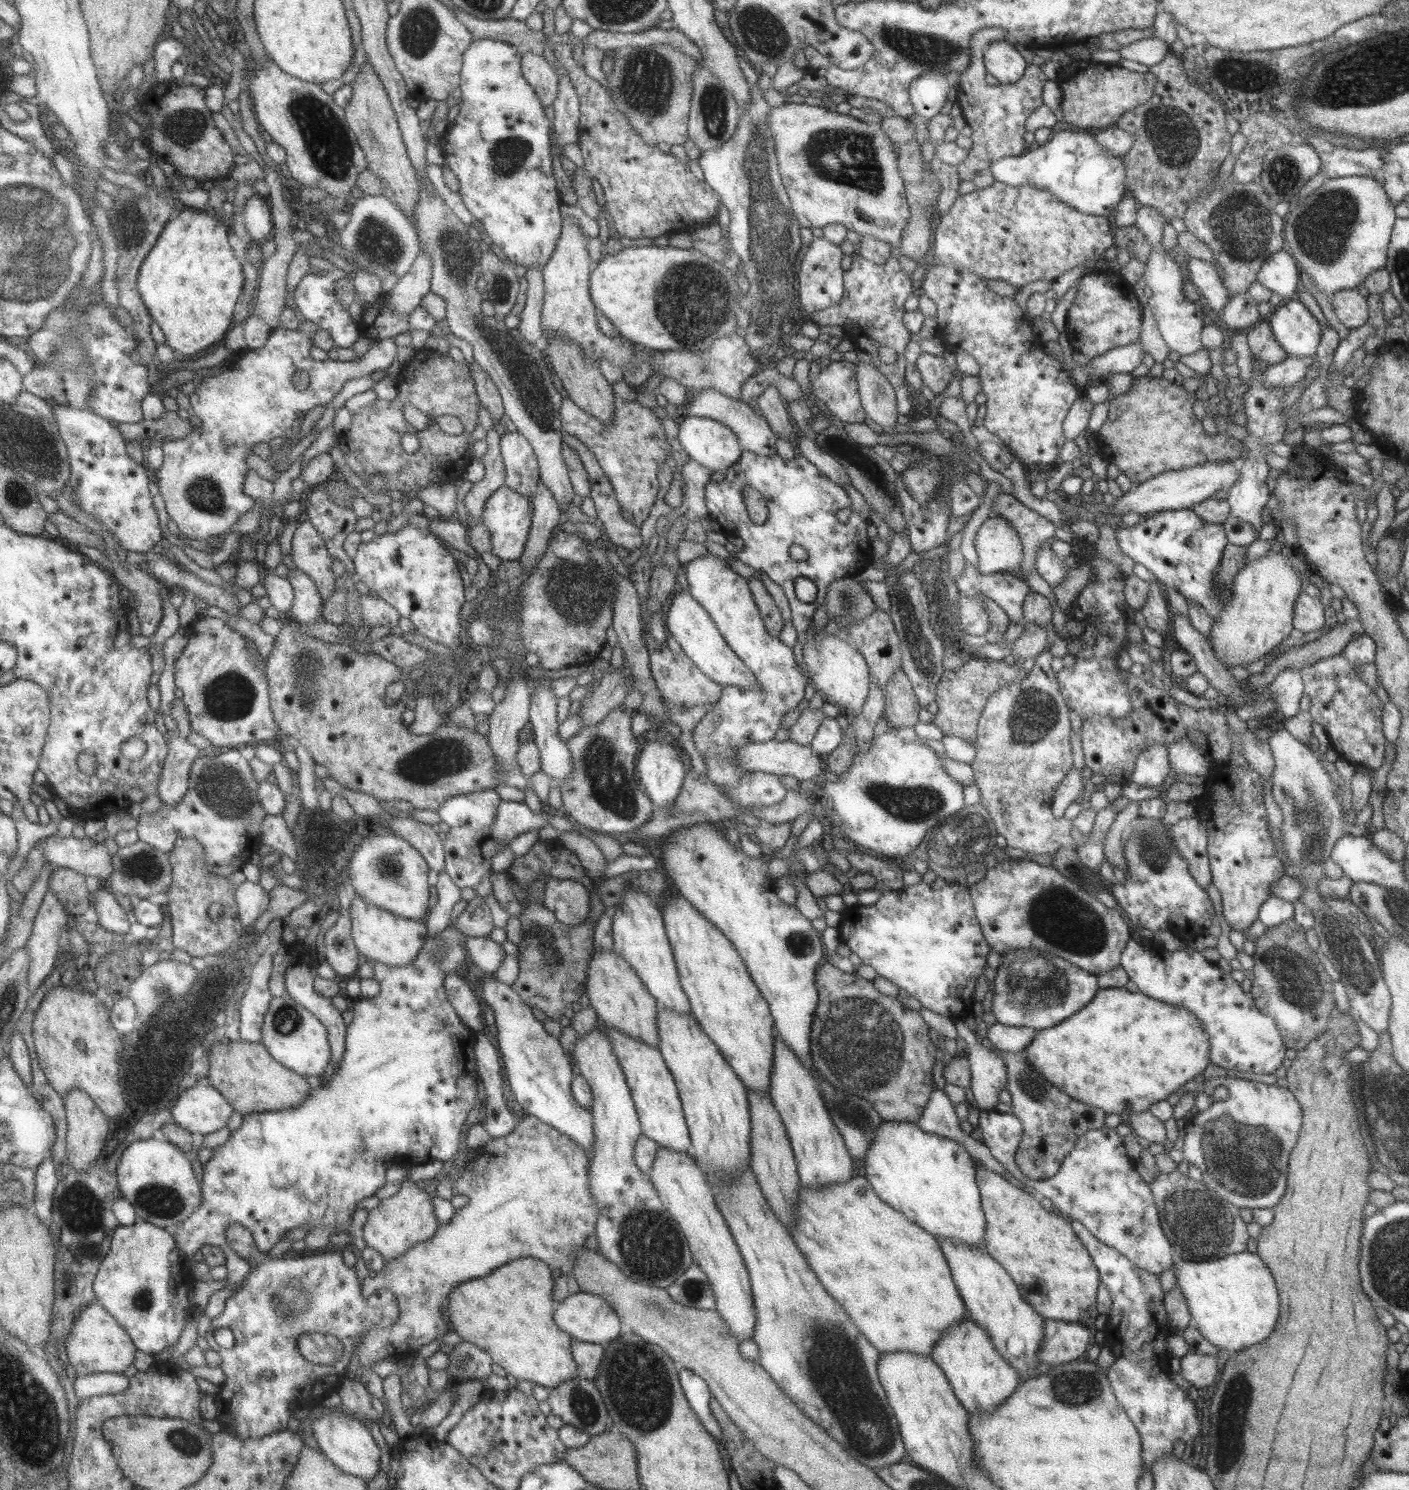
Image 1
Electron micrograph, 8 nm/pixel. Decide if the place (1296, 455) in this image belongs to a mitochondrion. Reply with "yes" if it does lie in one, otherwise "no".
no

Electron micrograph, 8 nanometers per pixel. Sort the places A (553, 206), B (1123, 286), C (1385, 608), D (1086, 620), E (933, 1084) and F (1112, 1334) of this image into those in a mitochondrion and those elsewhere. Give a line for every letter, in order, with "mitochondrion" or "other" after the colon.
A: other
B: other
C: other
D: other
E: other
F: other

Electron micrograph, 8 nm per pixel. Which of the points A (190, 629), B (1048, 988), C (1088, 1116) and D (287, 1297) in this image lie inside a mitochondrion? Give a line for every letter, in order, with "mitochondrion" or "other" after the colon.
A: other
B: mitochondrion
C: other
D: mitochondrion

